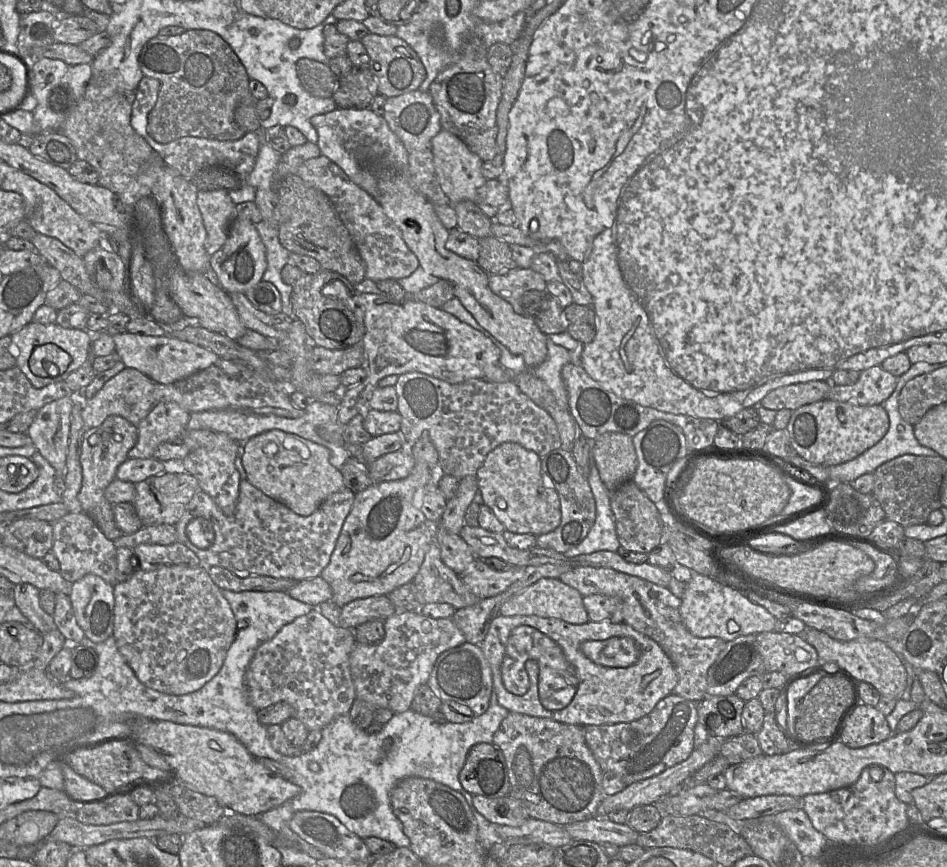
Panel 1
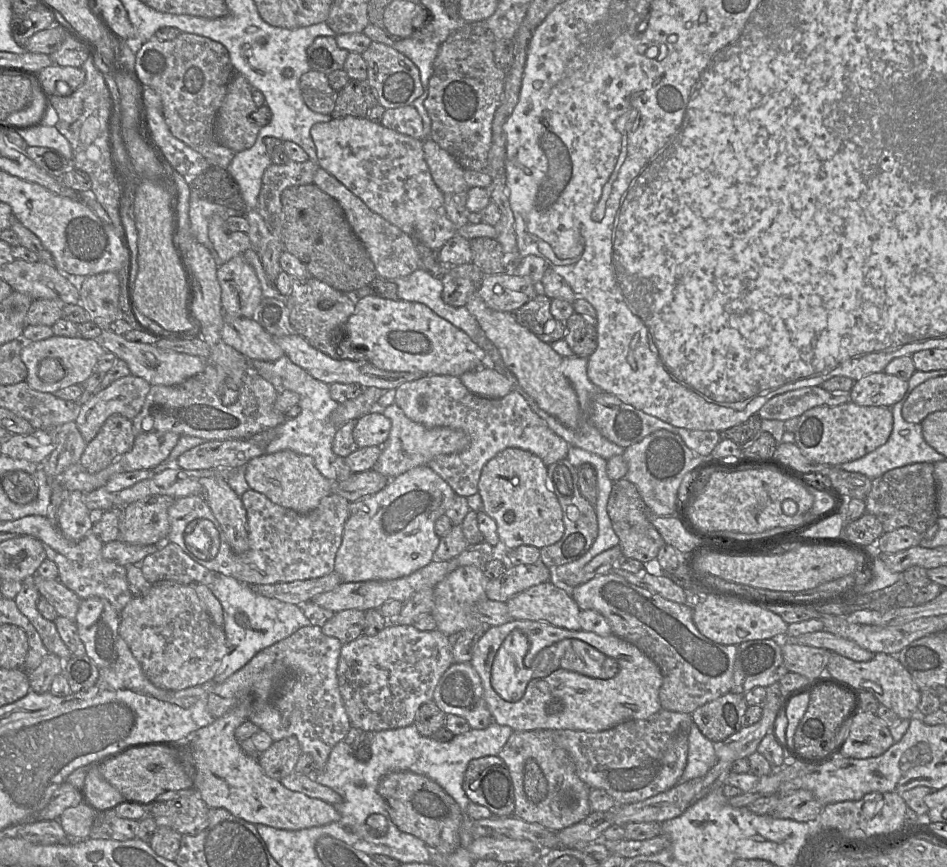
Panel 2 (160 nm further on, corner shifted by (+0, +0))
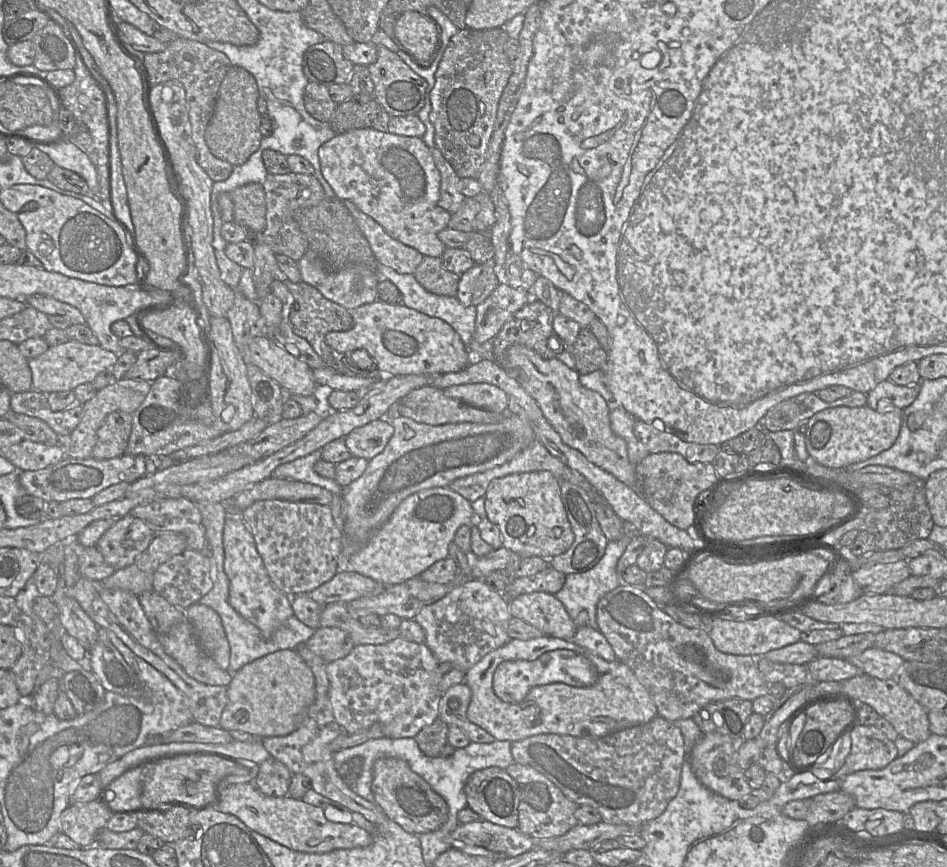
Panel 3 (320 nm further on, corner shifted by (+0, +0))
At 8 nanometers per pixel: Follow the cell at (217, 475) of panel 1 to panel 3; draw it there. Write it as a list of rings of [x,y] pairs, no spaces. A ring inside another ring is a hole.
[[[229,510],[223,528],[224,571],[229,579],[229,604],[244,619],[255,625],[263,638],[273,633],[291,616],[291,597],[277,589],[264,567],[255,540],[241,518],[241,512]]]

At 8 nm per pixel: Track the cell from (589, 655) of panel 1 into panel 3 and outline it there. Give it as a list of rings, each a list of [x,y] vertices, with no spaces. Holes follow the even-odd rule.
[[[545,634],[530,640],[510,639],[473,665],[465,673],[465,683],[471,690],[468,720],[500,741],[515,742],[538,734],[602,738],[658,716],[650,693],[627,665],[606,661],[575,642]]]

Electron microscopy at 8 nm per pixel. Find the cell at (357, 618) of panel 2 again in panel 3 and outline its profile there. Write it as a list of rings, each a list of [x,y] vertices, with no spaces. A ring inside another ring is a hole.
[[[336,627],[317,628],[306,645],[326,663],[344,658],[355,647],[349,634]]]

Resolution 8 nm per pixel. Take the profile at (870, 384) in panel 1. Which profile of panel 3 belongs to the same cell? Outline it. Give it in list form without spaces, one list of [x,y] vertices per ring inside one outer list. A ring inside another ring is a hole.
[[[889,379],[867,393],[867,406],[878,412],[902,410],[918,396],[920,384],[897,385]]]

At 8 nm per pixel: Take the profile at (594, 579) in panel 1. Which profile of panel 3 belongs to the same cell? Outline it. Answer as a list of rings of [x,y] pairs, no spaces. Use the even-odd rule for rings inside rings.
[[[621,583],[606,593],[597,604],[598,629],[605,635],[617,660],[627,665],[637,680],[650,693],[658,715],[670,722],[692,718],[708,703],[741,698],[753,701],[770,695],[769,684],[756,667],[756,660],[749,655],[732,655],[719,651],[706,628],[688,628],[659,607],[639,586]]]

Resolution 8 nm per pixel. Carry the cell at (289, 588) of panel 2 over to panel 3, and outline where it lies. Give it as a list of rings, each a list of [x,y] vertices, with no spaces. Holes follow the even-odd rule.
[[[355,571],[337,572],[335,576],[309,592],[315,602],[347,604],[352,600],[379,595],[386,586]]]

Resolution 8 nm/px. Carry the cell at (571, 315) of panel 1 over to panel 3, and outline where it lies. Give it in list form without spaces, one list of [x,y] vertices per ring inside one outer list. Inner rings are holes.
[[[582,328],[574,345],[569,348],[579,374],[603,371],[607,364],[606,351],[589,328]]]

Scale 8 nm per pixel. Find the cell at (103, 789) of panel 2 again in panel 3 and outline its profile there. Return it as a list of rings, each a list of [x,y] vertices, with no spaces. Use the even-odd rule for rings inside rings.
[[[145,767],[130,769],[103,789],[100,800],[114,812],[137,812],[141,807],[142,784]]]

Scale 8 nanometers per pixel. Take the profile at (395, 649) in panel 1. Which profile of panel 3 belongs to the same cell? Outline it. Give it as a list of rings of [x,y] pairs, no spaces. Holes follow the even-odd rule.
[[[400,636],[384,644],[358,645],[344,658],[327,663],[326,671],[330,681],[329,700],[336,722],[343,732],[356,733],[368,728],[373,724],[383,724],[385,738],[415,738],[426,726],[432,724],[439,717],[439,704],[442,692],[439,689],[439,661],[425,643],[415,643],[401,638]]]

